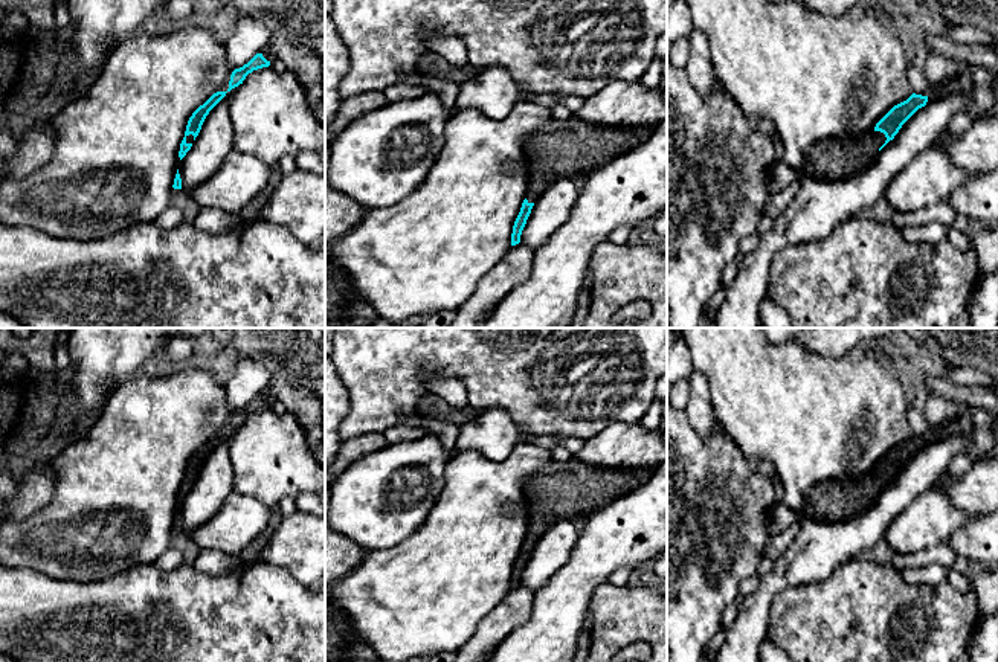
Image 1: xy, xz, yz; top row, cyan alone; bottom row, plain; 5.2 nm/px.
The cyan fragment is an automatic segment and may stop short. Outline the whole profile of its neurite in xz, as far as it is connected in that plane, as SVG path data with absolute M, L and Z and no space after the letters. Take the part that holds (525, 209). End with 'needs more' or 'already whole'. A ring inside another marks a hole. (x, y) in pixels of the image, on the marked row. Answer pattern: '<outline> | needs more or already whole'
M551 117L526 140L530 166L526 198L514 221L511 246L520 243L534 201L555 182L592 172L642 143L656 127L603 127L577 119Z | needs more

